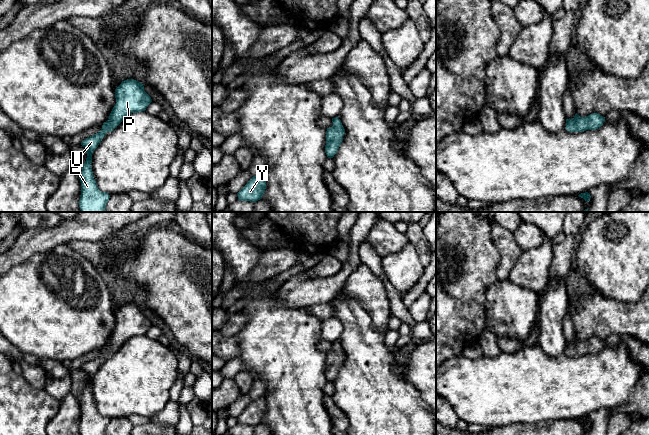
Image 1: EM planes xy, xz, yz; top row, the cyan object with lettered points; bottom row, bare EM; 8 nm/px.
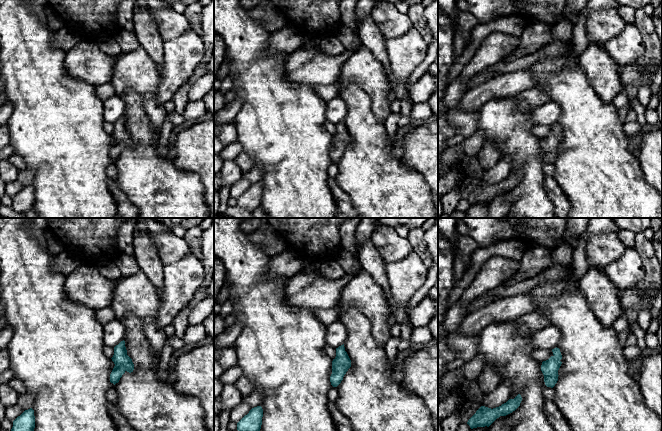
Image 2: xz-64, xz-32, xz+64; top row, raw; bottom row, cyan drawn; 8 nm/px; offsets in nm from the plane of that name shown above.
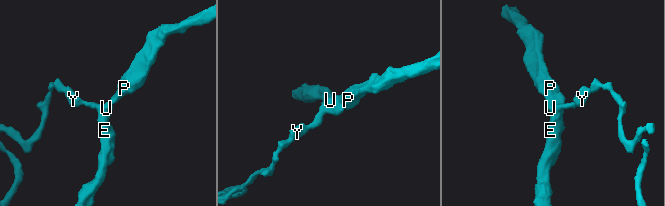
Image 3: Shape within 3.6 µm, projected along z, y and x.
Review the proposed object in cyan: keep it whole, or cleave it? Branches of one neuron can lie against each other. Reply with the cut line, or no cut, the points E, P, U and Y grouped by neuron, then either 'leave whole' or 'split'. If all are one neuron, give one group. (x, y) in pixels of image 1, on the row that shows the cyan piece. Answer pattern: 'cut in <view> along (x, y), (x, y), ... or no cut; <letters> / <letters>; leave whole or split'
no cut; E P U Y; leave whole

